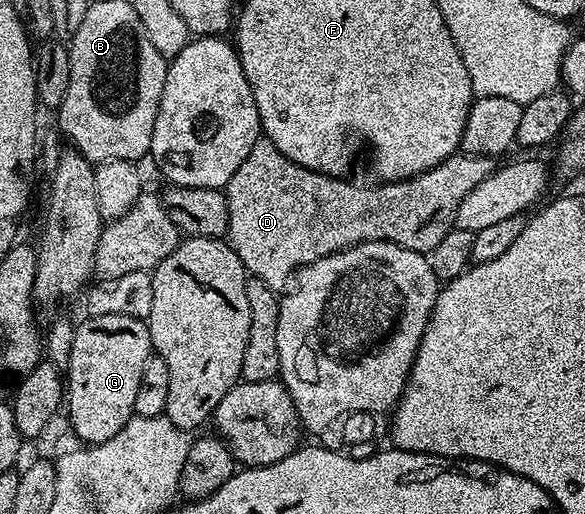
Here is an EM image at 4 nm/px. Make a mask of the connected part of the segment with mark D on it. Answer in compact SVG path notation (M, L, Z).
M260 136L257 144L253 144L253 152L245 156L245 164L233 172L225 187L229 208L225 238L237 252L248 275L265 280L265 284L276 292L282 291L302 266L362 242L392 242L426 255L438 244L441 236L445 236L445 232L452 230L461 200L465 200L465 196L469 196L469 192L473 192L473 188L477 188L477 184L481 184L481 180L485 180L496 166L496 159L456 152L433 169L412 178L375 184L379 186L358 186L355 182L347 182L346 177L334 178L301 168L301 164L293 164L293 160L289 160L289 156L280 152L266 136Z

